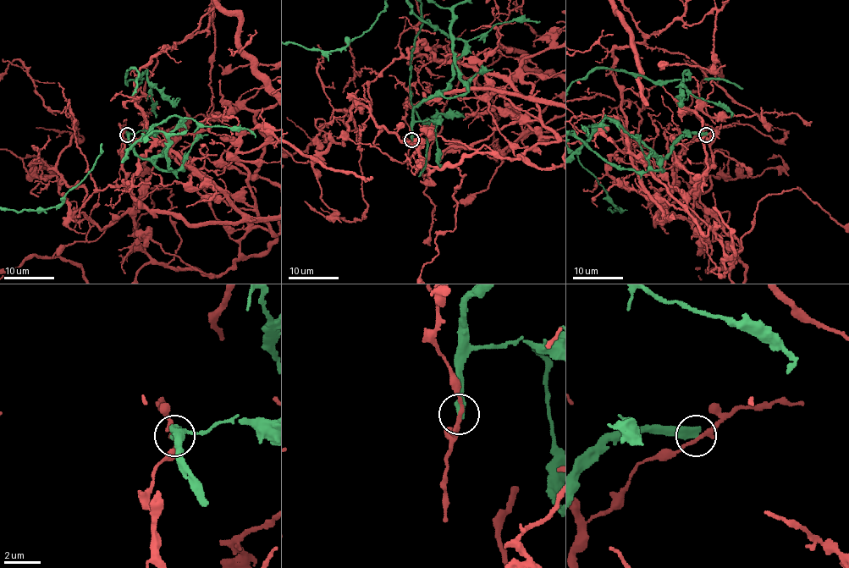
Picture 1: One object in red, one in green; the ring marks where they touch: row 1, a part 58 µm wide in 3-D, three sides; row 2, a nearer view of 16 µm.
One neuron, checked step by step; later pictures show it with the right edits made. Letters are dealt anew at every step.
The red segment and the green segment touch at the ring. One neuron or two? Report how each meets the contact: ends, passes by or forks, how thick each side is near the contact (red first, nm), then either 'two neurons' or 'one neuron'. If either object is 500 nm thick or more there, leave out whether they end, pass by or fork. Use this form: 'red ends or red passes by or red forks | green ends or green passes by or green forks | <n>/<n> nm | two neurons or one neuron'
red passes by | green ends | 200/400 nm | two neurons

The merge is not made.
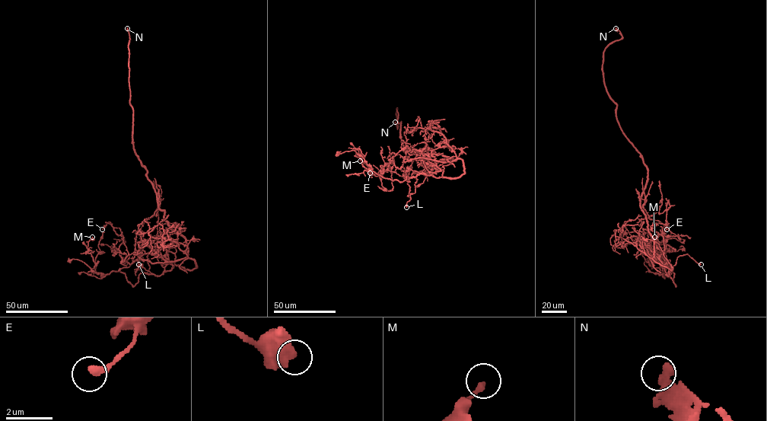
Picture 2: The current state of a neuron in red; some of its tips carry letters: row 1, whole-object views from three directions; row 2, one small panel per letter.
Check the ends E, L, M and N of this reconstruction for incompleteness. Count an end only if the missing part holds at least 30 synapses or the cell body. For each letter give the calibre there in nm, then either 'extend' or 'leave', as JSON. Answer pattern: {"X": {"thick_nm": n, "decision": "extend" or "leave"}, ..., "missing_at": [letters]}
{"E": {"thick_nm": 320, "decision": "leave"}, "L": {"thick_nm": 600, "decision": "leave"}, "M": {"thick_nm": 190, "decision": "leave"}, "N": {"thick_nm": 440, "decision": "extend"}, "missing_at": ["N"]}

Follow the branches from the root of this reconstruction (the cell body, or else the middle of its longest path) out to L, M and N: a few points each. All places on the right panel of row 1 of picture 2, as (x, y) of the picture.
L: (647, 221), (647, 231), (670, 265), (671, 270), (668, 275), (679, 256), (687, 254), (701, 264)
M: (647, 221), (676, 286), (672, 271), (664, 274), (642, 254), (654, 237)
N: (647, 221), (640, 196), (647, 168), (620, 126), (616, 104), (603, 80), (603, 52), (622, 36), (615, 28)

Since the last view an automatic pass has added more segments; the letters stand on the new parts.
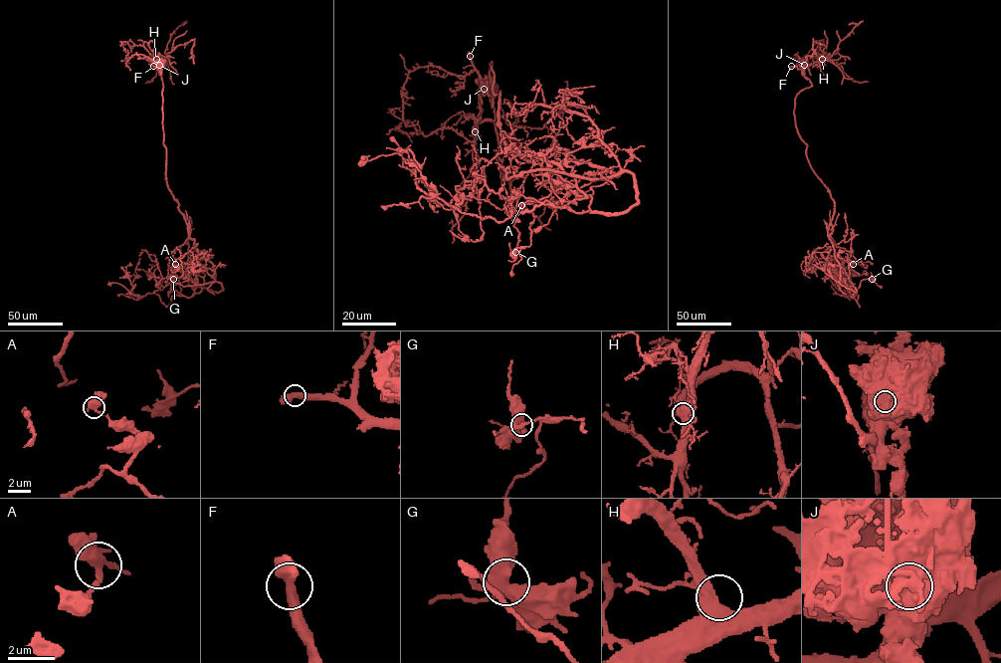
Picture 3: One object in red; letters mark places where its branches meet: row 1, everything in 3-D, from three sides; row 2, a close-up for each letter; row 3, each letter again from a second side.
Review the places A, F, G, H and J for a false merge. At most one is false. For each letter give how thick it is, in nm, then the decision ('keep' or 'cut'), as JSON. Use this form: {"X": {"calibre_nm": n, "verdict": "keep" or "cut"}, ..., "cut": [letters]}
{"A": {"calibre_nm": 420, "verdict": "keep"}, "F": {"calibre_nm": 460, "verdict": "keep"}, "G": {"calibre_nm": 460, "verdict": "keep"}, "H": {"calibre_nm": 550, "verdict": "keep"}, "J": {"calibre_nm": 1350, "verdict": "cut"}, "cut": ["J"]}

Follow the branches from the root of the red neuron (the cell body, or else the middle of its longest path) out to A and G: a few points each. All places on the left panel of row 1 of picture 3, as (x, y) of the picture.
A: (161, 63), (167, 185), (178, 204), (194, 247), (212, 264), (215, 279), (195, 285), (175, 264)
G: (161, 63), (167, 185), (194, 247), (213, 265), (190, 297), (178, 295), (173, 279)

